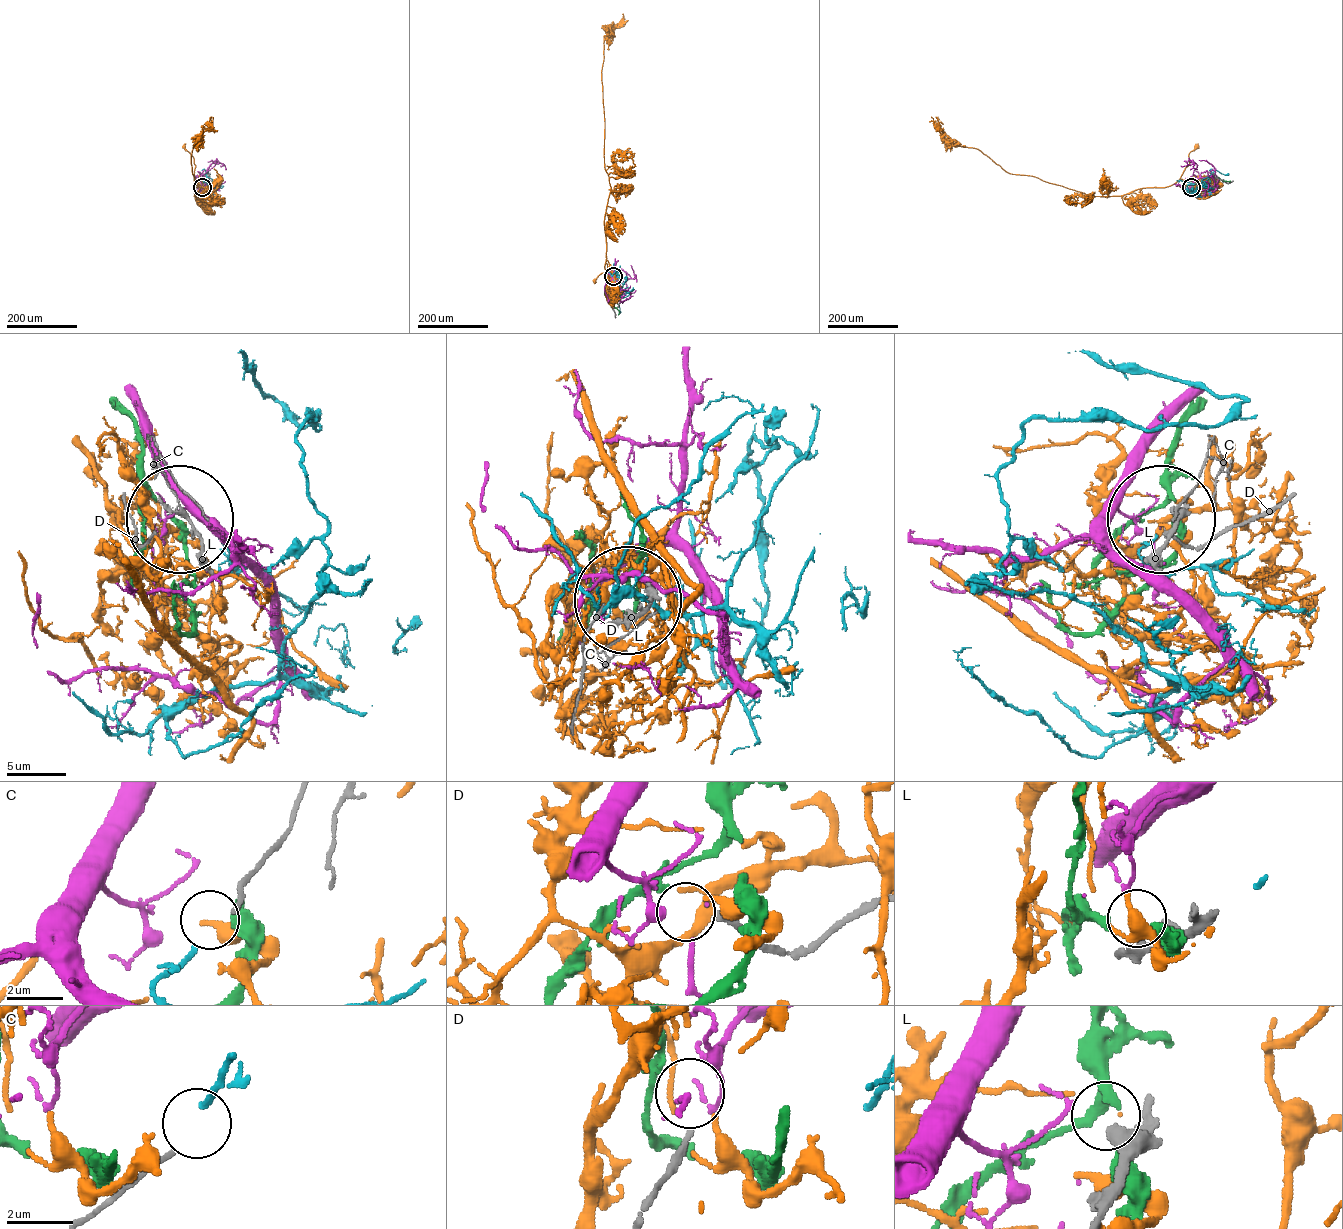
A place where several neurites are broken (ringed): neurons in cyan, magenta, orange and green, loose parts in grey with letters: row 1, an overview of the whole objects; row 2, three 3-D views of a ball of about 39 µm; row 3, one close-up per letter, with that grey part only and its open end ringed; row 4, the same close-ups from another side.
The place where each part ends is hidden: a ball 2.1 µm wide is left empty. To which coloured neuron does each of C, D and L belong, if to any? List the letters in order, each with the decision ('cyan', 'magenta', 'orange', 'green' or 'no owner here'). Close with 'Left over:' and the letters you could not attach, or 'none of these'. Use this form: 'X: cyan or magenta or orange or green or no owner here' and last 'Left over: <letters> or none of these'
C: cyan
D: no owner here
L: no owner here
Left over: D, L

